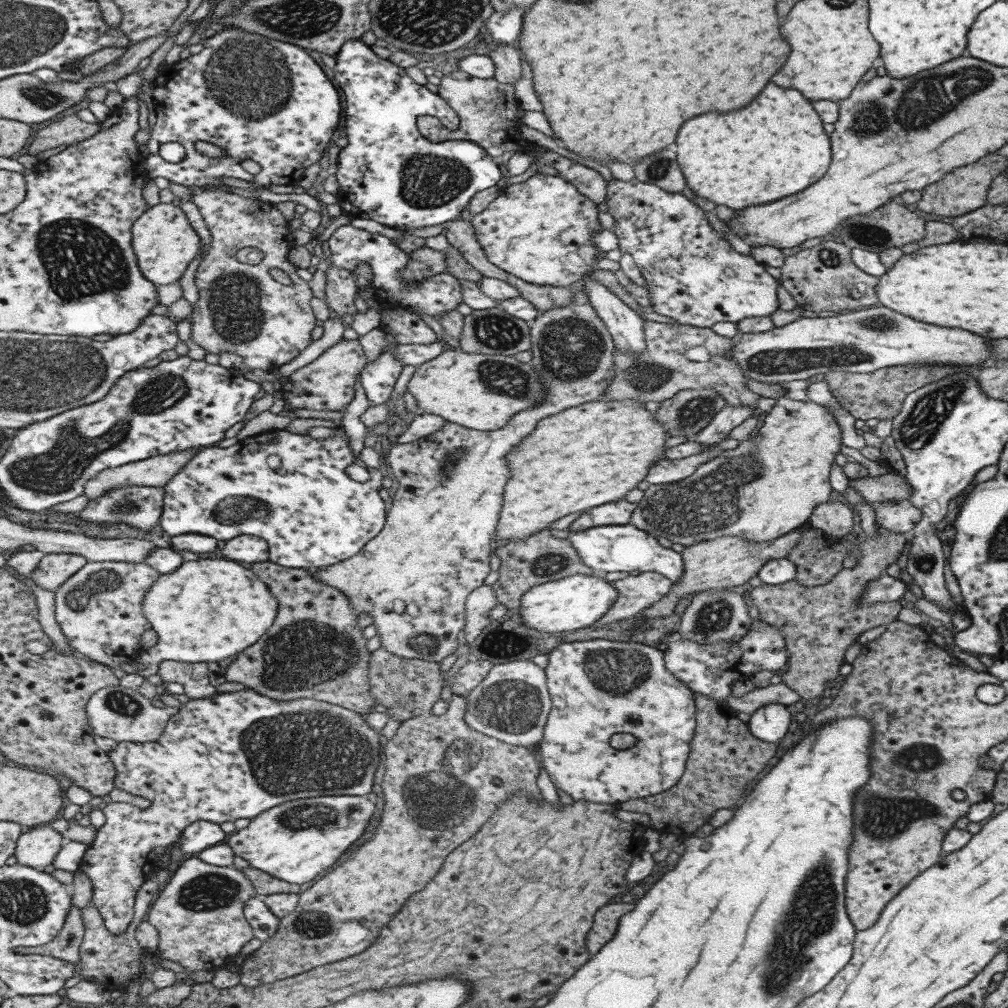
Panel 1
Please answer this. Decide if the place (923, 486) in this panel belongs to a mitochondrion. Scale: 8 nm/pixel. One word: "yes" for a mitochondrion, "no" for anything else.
no

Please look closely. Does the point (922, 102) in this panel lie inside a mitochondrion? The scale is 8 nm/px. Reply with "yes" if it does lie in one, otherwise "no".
yes

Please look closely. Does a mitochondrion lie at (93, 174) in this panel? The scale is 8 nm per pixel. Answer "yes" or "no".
no

